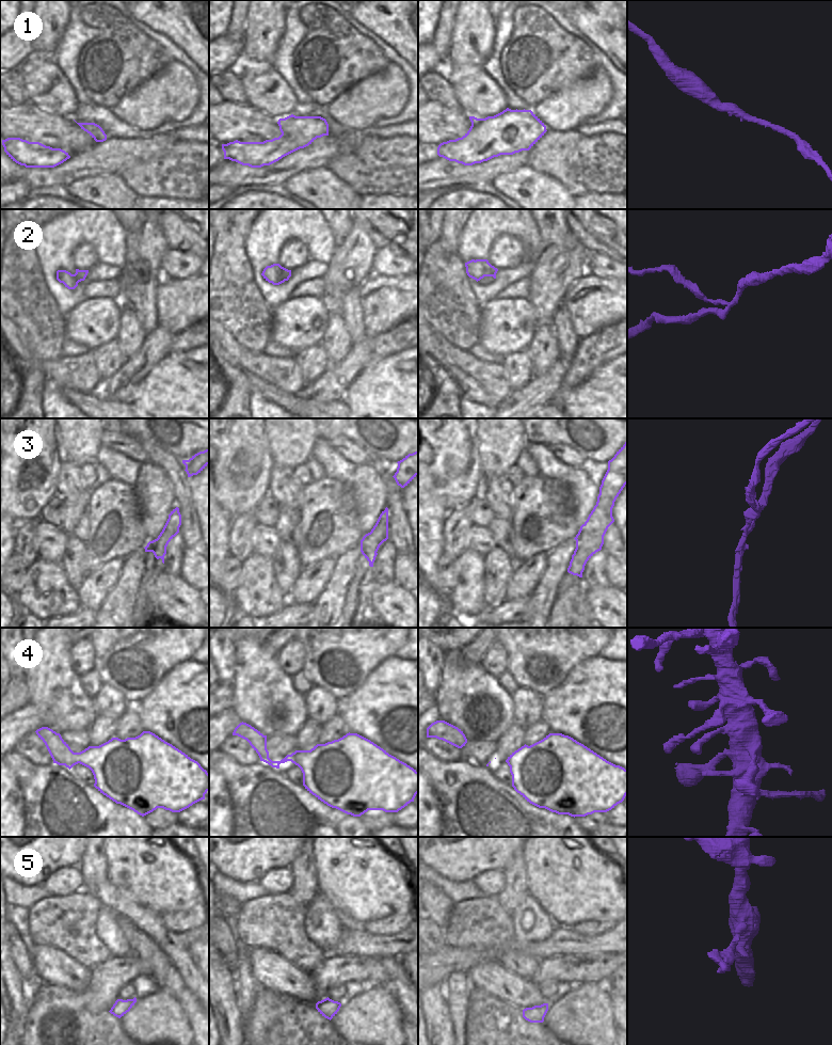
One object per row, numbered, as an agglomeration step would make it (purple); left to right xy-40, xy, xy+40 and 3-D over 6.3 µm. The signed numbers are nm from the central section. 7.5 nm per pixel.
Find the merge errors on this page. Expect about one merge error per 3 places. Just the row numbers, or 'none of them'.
2, 3

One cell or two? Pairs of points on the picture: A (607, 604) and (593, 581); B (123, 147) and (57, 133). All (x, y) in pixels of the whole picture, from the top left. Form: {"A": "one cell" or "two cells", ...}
{"A": "two cells", "B": "two cells"}

